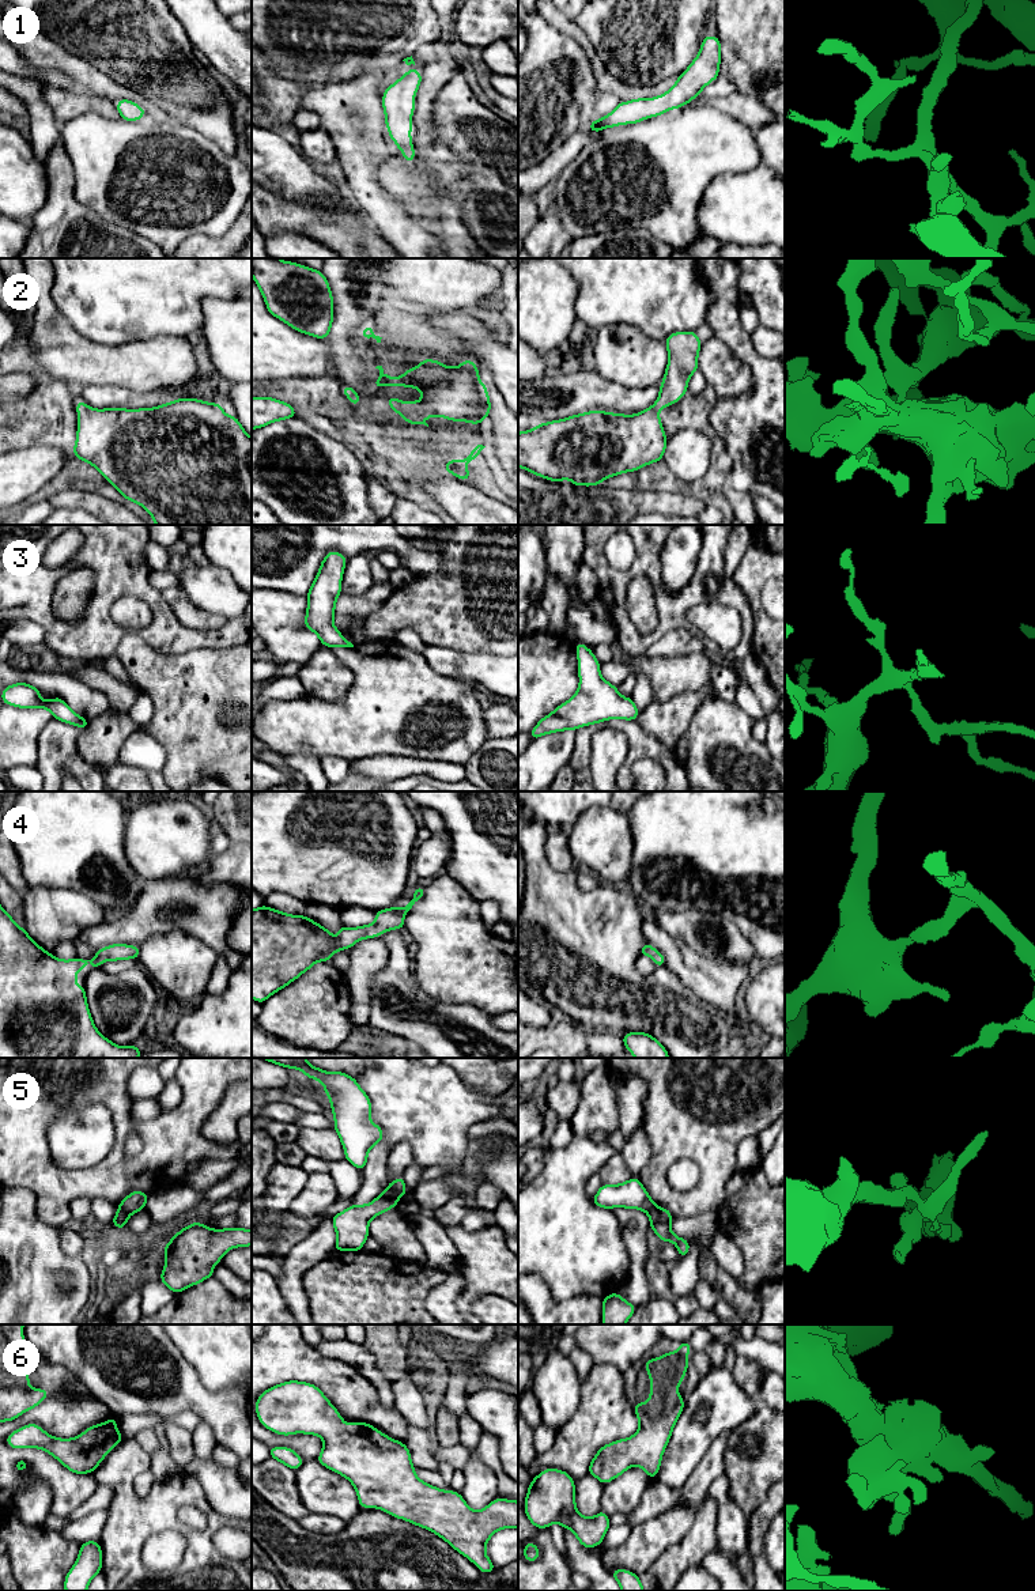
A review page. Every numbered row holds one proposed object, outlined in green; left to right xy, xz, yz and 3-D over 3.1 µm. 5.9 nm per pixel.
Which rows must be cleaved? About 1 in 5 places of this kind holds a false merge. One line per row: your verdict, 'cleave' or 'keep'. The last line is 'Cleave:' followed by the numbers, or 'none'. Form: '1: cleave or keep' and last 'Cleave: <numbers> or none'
1: keep
2: keep
3: keep
4: keep
5: cleave
6: keep
Cleave: 5

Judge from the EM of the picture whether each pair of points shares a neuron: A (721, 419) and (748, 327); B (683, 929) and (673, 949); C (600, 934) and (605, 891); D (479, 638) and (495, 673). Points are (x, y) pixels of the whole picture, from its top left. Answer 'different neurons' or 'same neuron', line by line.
A: different neurons
B: different neurons
C: same neuron
D: different neurons

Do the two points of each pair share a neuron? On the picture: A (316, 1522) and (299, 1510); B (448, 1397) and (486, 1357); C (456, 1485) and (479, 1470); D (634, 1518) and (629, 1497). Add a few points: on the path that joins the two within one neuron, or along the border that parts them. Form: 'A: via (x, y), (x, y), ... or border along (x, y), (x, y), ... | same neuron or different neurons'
A: border along (308, 1512), (298, 1520) | different neurons
B: border along (461, 1345), (473, 1371) | different neurons
C: border along (460, 1470), (464, 1478), (461, 1492) | different neurons
D: border along (648, 1482), (639, 1501), (629, 1515) | different neurons

